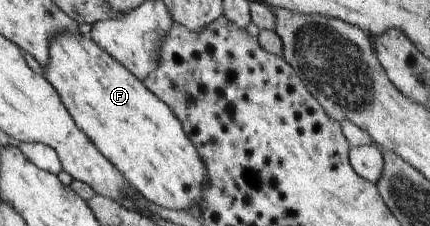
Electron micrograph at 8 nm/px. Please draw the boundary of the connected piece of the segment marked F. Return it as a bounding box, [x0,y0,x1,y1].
[44,32,208,210]

